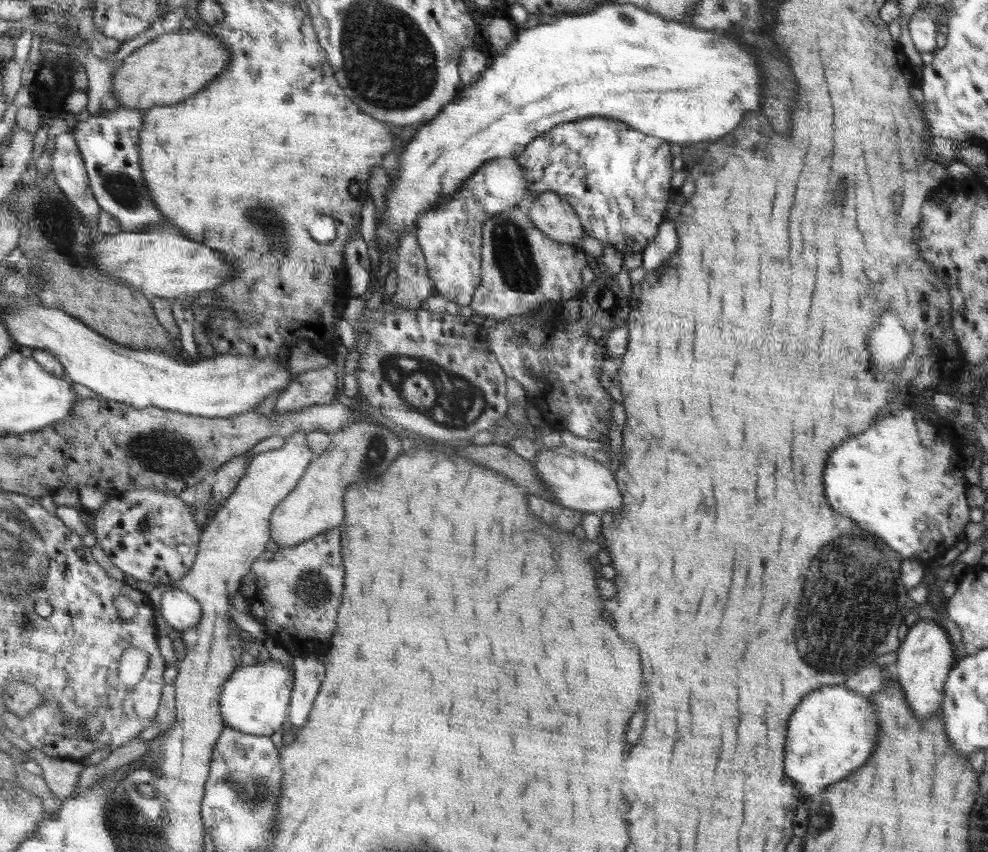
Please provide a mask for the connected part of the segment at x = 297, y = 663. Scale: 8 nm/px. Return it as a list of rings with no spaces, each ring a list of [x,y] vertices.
[[[314,655],[296,656],[290,666],[294,669],[294,686],[287,727],[297,730],[304,727],[308,720],[314,699],[325,677],[325,666]]]

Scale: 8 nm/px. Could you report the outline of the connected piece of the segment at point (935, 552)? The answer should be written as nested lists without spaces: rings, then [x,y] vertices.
[[[906,408],[890,413],[884,412],[884,416],[880,414],[878,419],[870,426],[870,430],[866,430],[866,434],[860,434],[858,438],[850,438],[842,446],[838,446],[838,450],[834,450],[834,454],[830,454],[830,466],[826,466],[826,498],[830,498],[830,506],[834,506],[834,510],[840,512],[842,516],[856,520],[858,526],[862,526],[864,530],[880,536],[892,550],[898,550],[898,554],[902,554],[902,560],[922,561],[939,558],[952,549],[957,542],[966,541],[964,528],[970,522],[968,520],[970,508],[968,508],[968,501],[966,500],[964,466],[960,466],[963,461],[960,458],[963,458],[963,456],[956,454],[956,450],[952,448],[950,442],[932,442],[932,440],[936,440],[936,432],[938,430],[922,414],[918,414],[918,410]]]

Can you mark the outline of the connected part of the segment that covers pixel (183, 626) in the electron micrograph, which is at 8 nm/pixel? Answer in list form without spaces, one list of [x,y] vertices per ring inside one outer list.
[[[168,587],[162,592],[160,613],[166,624],[180,632],[197,629],[204,616],[202,604],[184,590]]]

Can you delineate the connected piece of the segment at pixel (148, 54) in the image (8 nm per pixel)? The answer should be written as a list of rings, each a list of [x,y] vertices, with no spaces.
[[[181,28],[178,32],[163,31],[150,43],[128,55],[115,72],[115,96],[124,107],[150,110],[173,105],[194,96],[210,84],[233,60],[229,47],[209,31]]]

